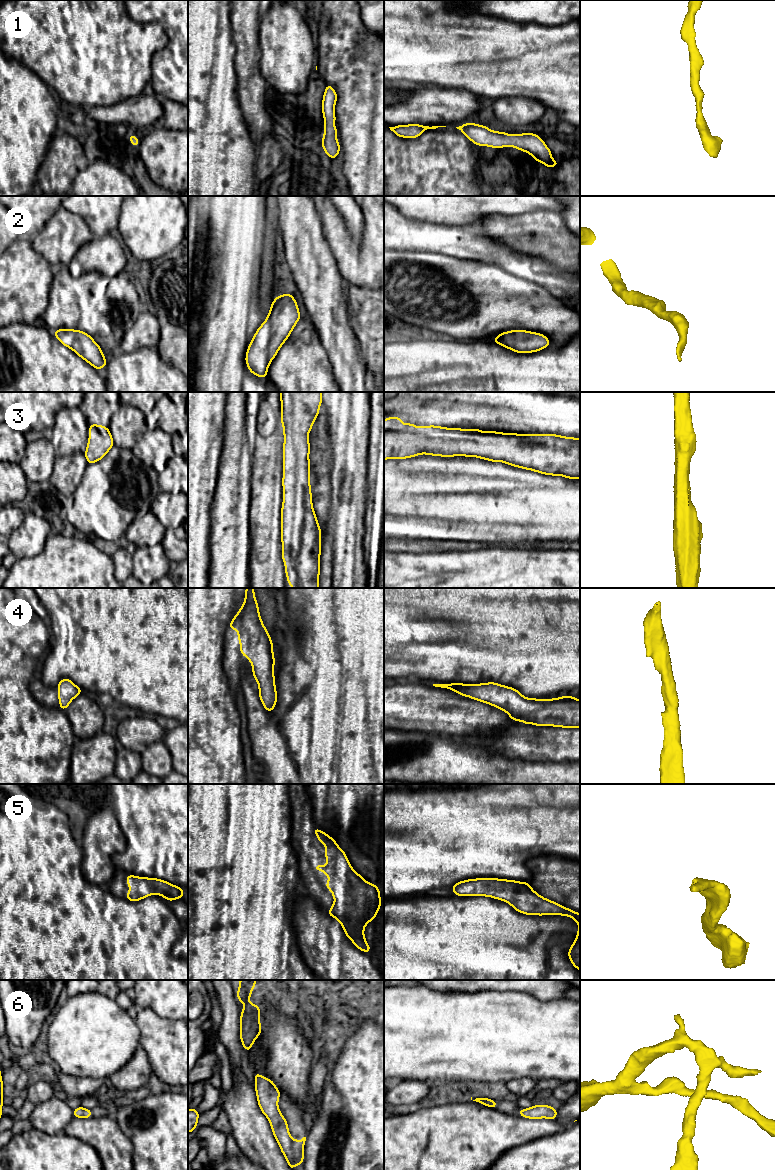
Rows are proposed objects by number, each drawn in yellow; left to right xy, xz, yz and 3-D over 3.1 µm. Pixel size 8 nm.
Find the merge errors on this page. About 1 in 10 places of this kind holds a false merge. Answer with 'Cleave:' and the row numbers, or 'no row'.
Cleave: no row

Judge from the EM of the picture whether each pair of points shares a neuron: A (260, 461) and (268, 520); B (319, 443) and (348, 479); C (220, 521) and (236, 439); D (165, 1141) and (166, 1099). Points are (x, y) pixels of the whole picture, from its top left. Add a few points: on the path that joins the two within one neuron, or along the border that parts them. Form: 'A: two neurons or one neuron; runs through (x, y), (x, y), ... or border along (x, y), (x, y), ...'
A: one neuron; runs through (266, 476), (266, 505)
B: two neurons; border along (331, 450), (330, 476)
C: one neuron; runs through (231, 501), (235, 459)
D: one neuron; runs through (166, 1131), (166, 1109)

